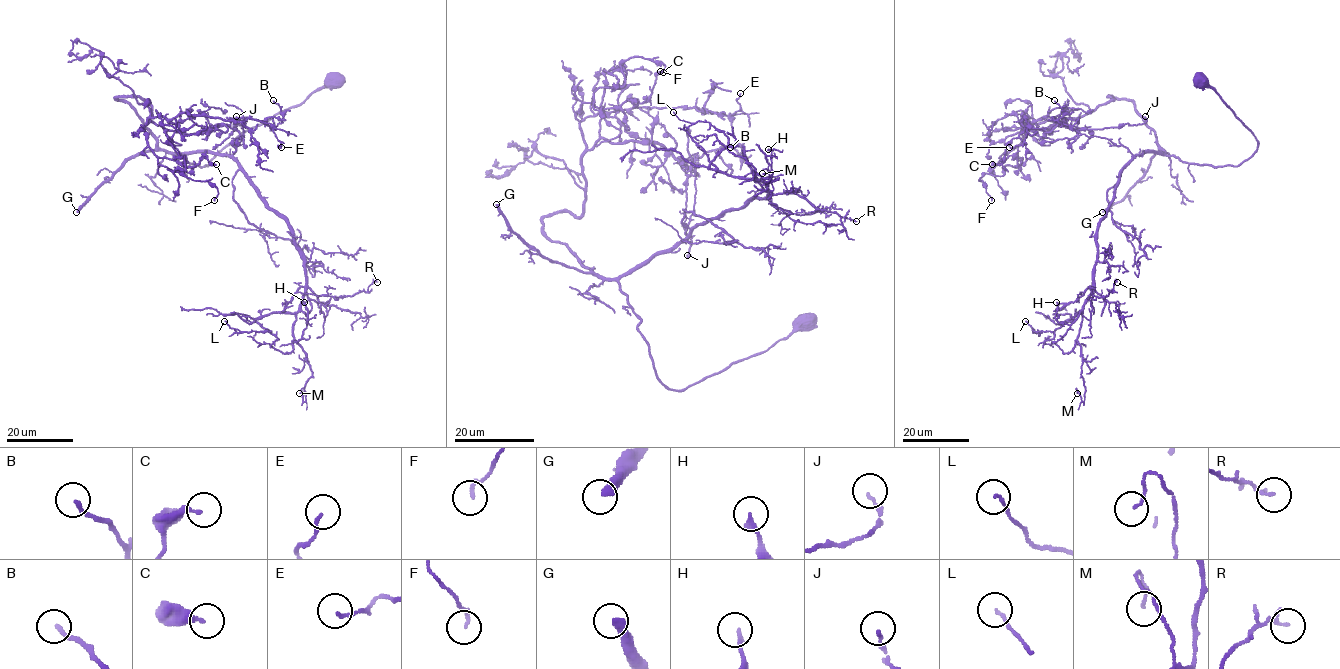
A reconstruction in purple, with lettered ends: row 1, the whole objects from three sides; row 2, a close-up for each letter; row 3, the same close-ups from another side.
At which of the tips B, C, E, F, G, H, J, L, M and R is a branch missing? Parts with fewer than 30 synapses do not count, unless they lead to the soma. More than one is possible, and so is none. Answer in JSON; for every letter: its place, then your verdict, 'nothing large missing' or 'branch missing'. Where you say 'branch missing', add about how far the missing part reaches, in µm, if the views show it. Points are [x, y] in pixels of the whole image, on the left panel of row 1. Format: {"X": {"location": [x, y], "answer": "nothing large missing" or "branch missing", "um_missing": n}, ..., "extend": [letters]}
{"B": {"location": [273, 100], "answer": "nothing large missing"}, "C": {"location": [216, 164], "answer": "nothing large missing"}, "E": {"location": [281, 147], "answer": "nothing large missing"}, "F": {"location": [214, 200], "answer": "nothing large missing"}, "G": {"location": [76, 212], "answer": "branch missing", "um_missing": 60}, "H": {"location": [304, 302], "answer": "nothing large missing"}, "J": {"location": [236, 116], "answer": "nothing large missing"}, "L": {"location": [224, 321], "answer": "nothing large missing"}, "M": {"location": [299, 393], "answer": "nothing large missing"}, "R": {"location": [377, 282], "answer": "nothing large missing"}, "extend": ["G"]}

